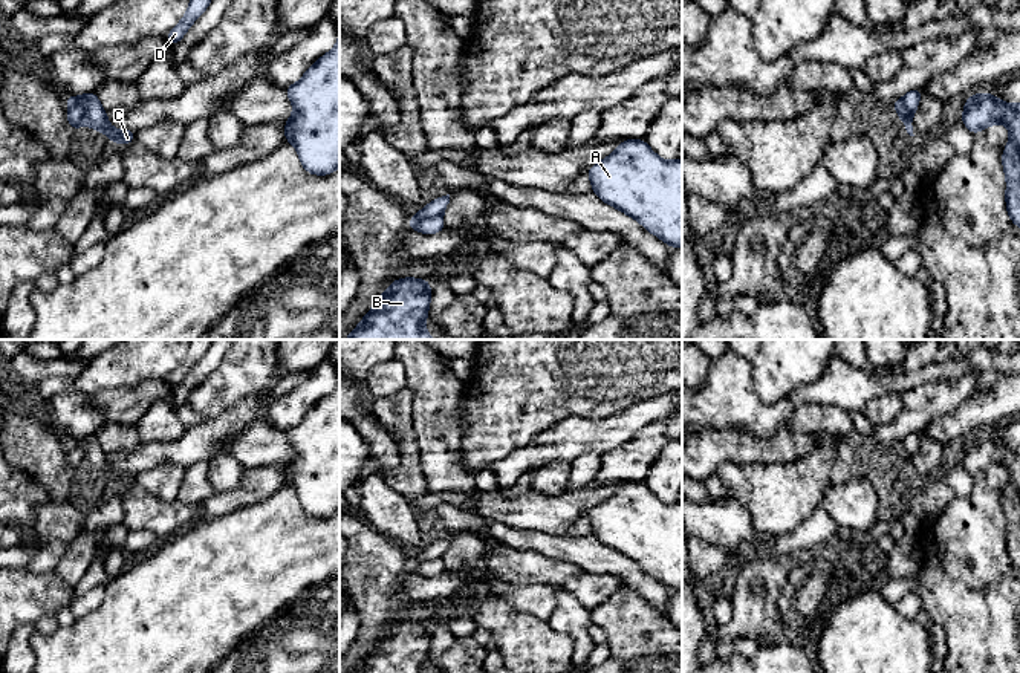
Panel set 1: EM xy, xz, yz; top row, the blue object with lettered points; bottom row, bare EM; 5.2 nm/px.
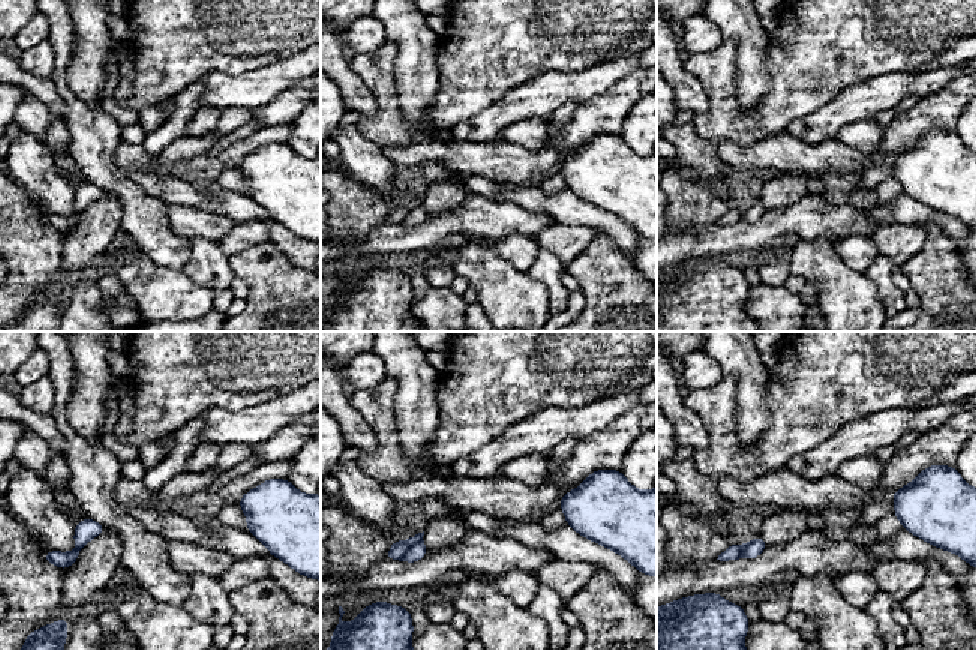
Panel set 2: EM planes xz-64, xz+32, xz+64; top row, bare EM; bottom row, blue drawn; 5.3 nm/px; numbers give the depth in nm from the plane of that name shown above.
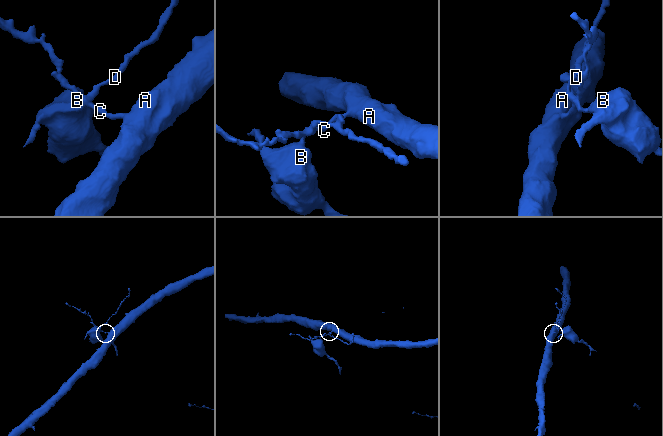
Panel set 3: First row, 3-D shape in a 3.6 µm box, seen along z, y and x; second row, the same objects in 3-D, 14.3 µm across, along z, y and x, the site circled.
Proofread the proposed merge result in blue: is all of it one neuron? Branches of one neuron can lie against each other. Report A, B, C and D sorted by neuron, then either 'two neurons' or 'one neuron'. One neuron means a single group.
groups A C / B D; two neurons

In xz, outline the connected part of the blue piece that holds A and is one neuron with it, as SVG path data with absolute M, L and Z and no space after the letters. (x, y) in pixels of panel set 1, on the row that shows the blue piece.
M624 139L619 147L592 165L587 171L593 194L604 203L638 220L650 234L655 234L670 248L682 248L682 159L661 159L644 139Z

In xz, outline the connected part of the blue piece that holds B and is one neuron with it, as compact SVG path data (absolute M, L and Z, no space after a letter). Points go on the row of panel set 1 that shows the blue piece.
M398 278L344 340L434 340L425 330L431 284L424 278Z

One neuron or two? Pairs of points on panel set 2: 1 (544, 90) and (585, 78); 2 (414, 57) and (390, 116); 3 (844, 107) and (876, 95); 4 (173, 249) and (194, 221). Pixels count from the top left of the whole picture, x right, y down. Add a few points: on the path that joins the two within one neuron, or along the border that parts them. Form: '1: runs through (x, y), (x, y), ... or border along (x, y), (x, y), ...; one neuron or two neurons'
1: runs through (555, 89), (574, 86); one neuron
2: border along (395, 60), (396, 95), (401, 113), (411, 128); two neurons
3: runs through (852, 104), (868, 98); one neuron
4: border along (165, 206), (168, 225), (180, 236), (189, 239); two neurons

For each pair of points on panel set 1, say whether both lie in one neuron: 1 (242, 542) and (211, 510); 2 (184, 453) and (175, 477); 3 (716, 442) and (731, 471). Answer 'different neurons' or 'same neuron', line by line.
1: different neurons
2: different neurons
3: different neurons

